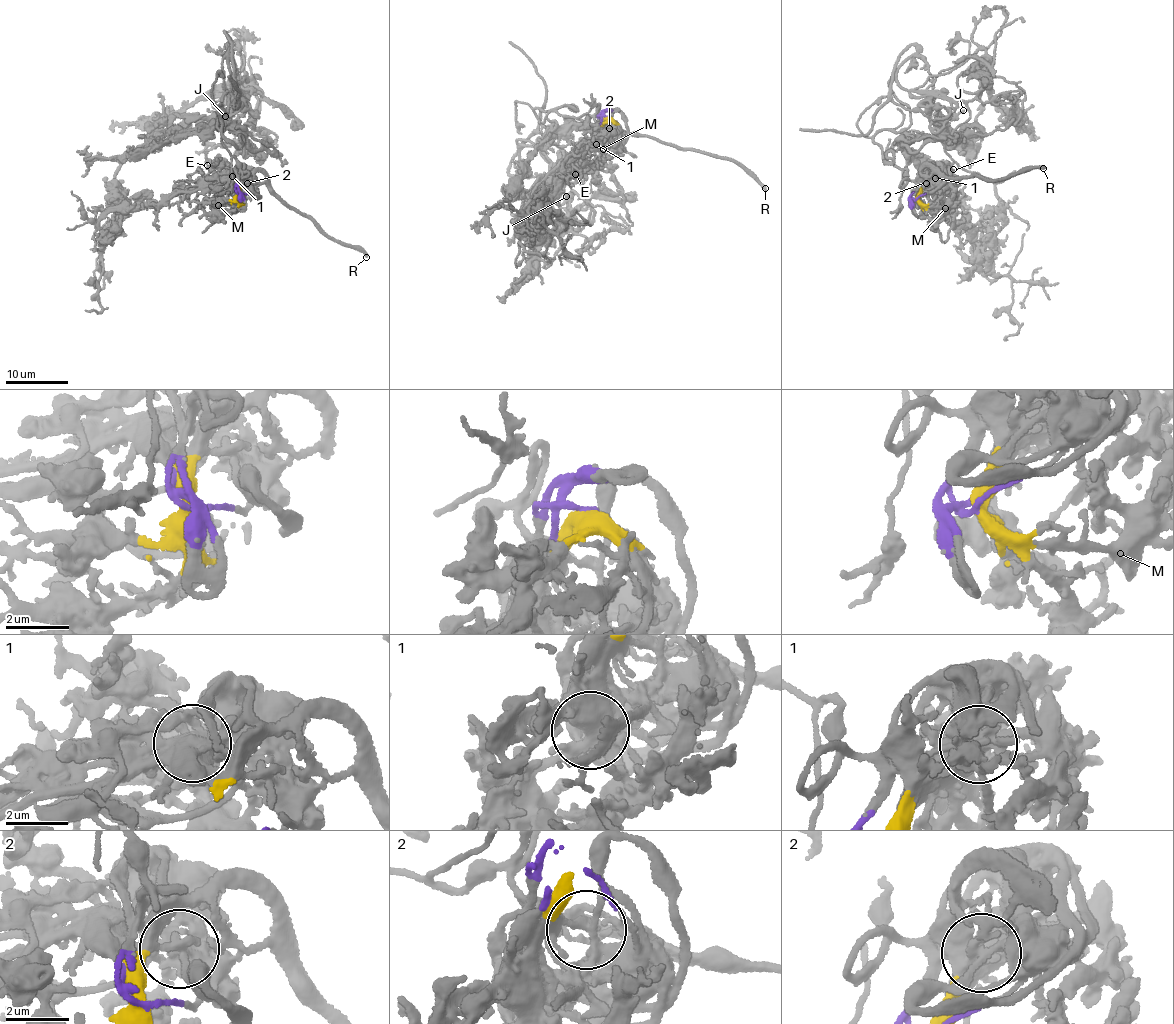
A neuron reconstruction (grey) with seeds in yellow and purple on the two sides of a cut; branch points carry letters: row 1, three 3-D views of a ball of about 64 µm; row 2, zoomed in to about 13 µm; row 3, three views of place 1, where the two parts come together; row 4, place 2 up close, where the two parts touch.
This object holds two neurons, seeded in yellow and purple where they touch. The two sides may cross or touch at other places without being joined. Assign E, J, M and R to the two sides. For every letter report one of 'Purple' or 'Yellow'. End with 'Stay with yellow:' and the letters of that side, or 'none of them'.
E: Yellow
J: Purple
M: Yellow
R: Yellow
Stay with yellow: E, M, R

